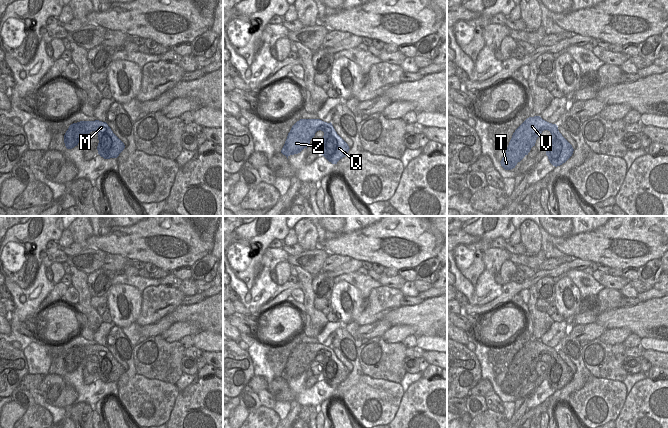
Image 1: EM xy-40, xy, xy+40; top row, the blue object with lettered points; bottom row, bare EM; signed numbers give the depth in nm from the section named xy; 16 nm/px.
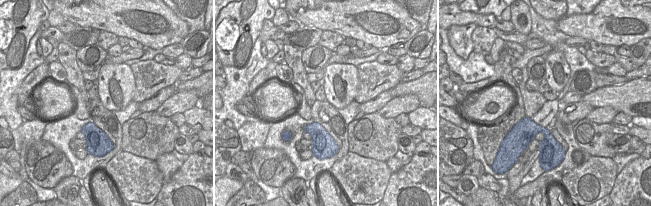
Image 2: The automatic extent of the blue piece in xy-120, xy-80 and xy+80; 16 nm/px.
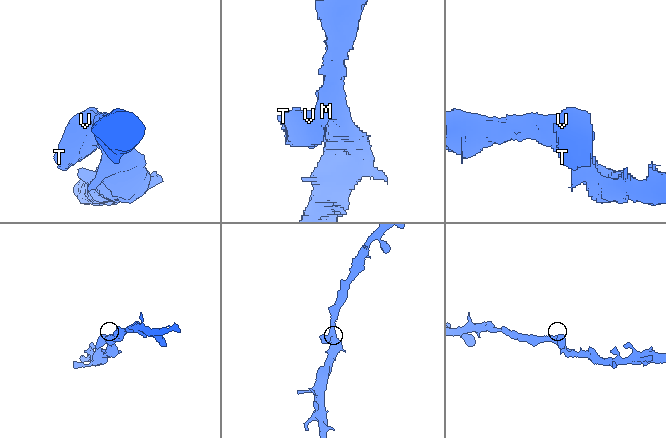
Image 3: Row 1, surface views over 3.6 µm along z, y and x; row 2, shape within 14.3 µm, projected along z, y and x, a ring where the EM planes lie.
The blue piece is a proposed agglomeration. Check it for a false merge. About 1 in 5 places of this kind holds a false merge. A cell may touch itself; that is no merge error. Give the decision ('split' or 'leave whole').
leave whole

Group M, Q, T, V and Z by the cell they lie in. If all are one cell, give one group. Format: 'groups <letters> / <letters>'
groups M Q T V Z

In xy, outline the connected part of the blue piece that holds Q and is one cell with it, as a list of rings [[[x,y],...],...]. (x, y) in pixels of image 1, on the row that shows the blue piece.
[[[300,119],[288,133],[281,153],[288,159],[290,155],[300,153],[310,144],[317,131],[323,131],[323,147],[319,152],[332,164],[346,156],[349,151],[348,144],[337,134],[332,123],[320,119]]]

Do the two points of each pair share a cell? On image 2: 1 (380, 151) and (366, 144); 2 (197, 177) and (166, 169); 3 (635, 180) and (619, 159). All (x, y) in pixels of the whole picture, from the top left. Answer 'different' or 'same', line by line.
1: same
2: different
3: different

